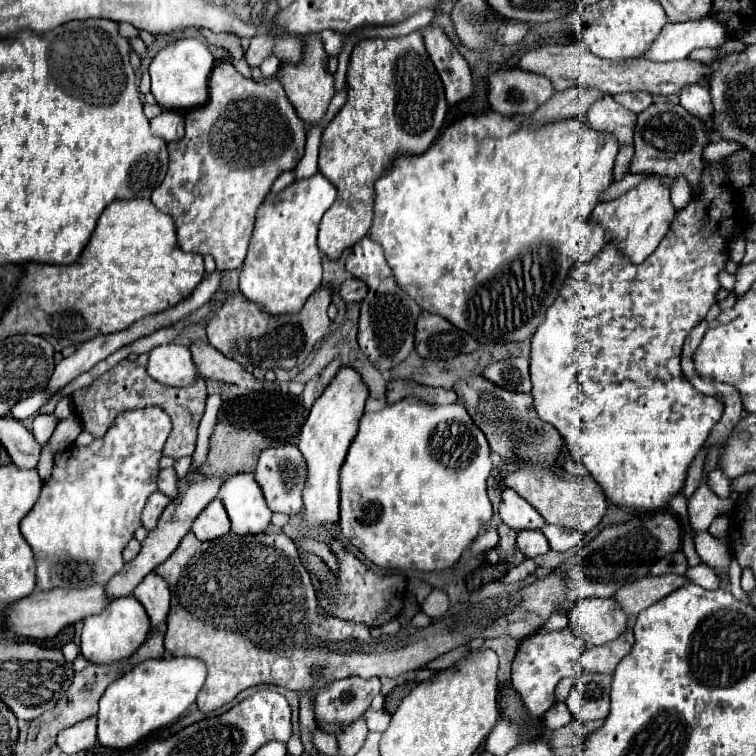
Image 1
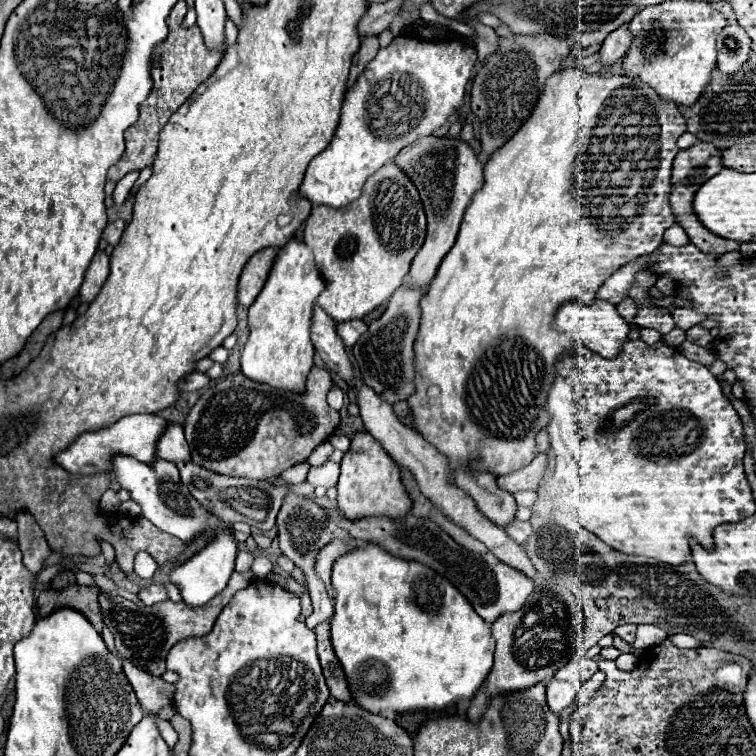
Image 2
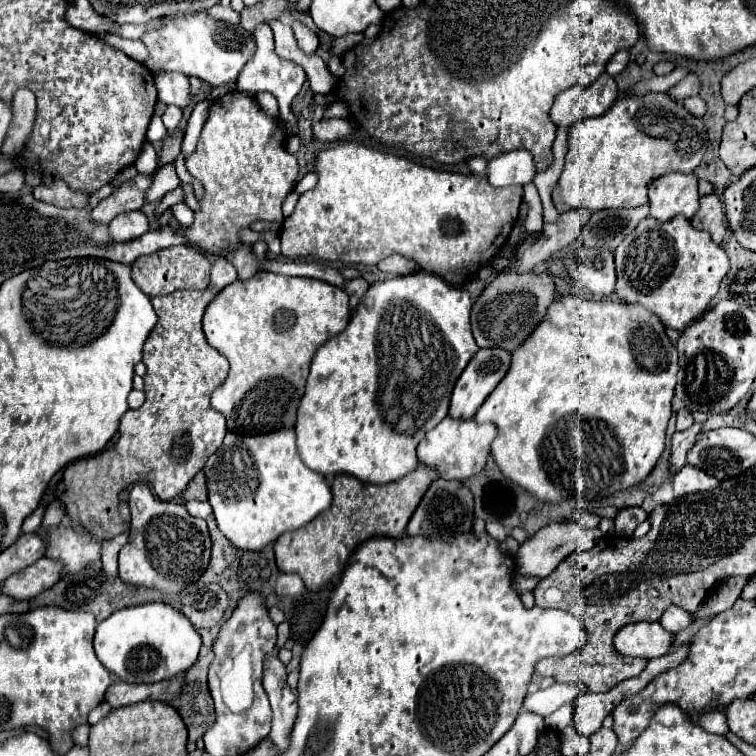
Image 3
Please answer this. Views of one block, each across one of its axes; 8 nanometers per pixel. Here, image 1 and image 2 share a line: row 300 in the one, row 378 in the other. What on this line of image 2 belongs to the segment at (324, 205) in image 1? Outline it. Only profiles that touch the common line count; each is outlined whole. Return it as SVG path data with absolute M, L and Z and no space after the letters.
M292 238L278 248L268 284L264 284L260 296L256 296L254 304L248 308L250 334L240 356L244 376L272 388L304 392L306 376L314 366L314 346L310 340L312 308L324 288L326 284L314 264L312 250L304 242Z

